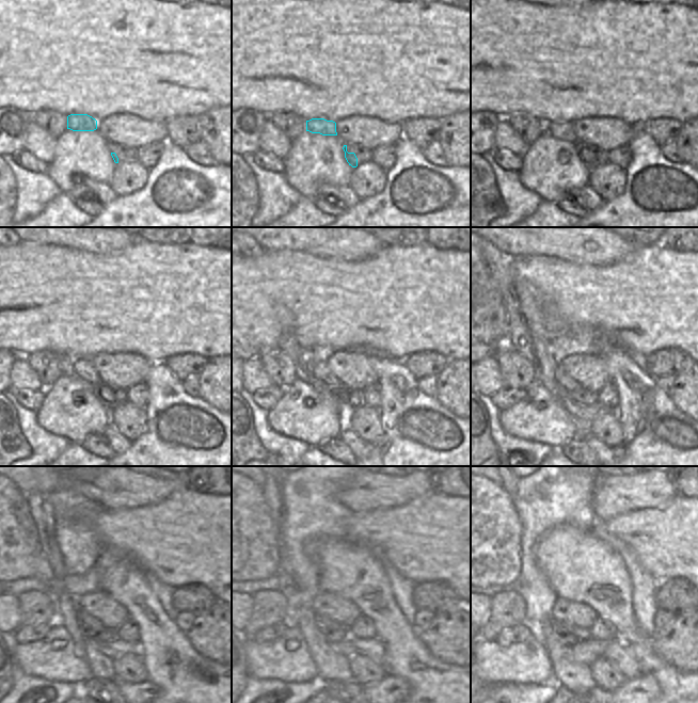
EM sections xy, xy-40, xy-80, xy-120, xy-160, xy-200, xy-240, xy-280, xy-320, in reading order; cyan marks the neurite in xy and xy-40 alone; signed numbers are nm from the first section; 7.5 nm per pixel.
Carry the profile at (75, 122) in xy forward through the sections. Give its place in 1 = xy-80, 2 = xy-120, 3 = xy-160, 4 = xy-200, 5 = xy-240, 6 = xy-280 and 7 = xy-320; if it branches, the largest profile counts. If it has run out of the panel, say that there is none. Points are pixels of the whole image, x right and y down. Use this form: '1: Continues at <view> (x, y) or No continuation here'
1: Continues at xy-80 (565, 131)
2: Continues at xy-120 (83, 368)
3: Continues at xy-160 (321, 370)
4: Continues at xy-200 (574, 392)
5: Continues at xy-240 (97, 632)
6: Continues at xy-280 (336, 632)
7: Continues at xy-320 (575, 635)

